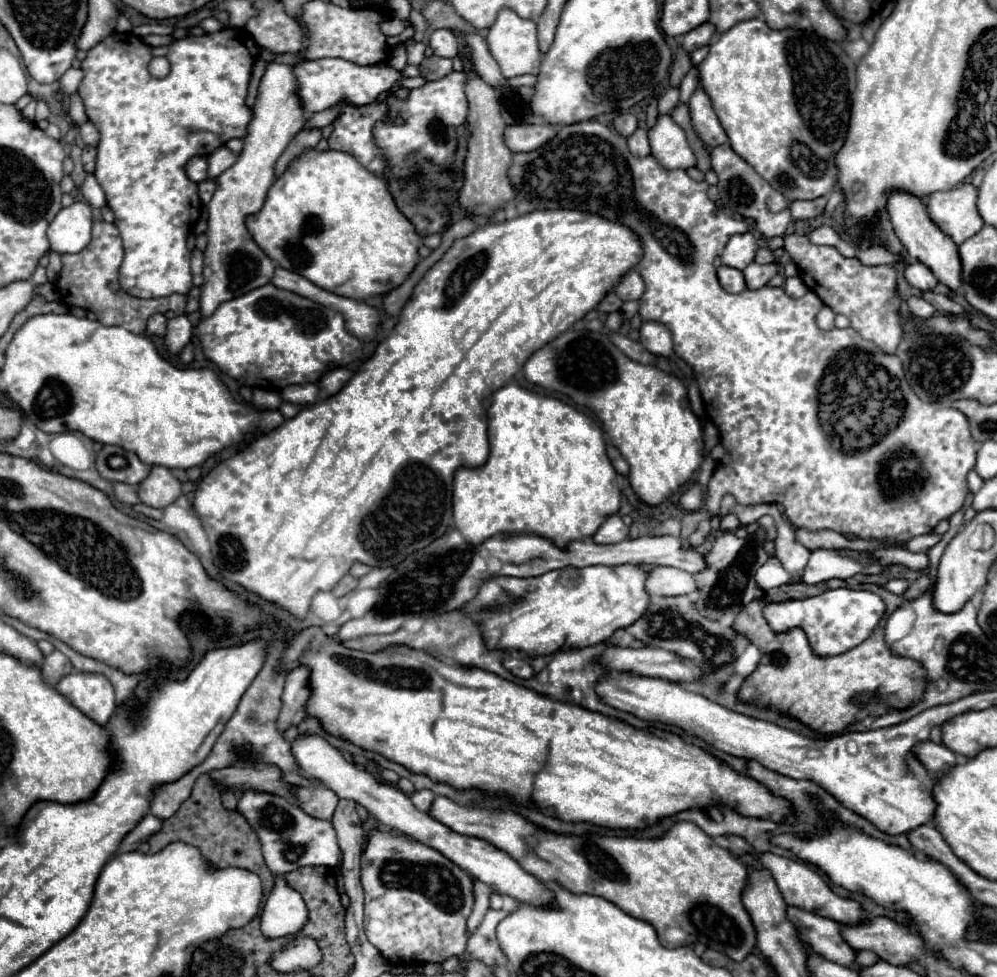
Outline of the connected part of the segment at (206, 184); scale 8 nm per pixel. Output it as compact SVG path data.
M207 179L207 181L201 181L201 183L197 183L197 191L199 191L199 197L201 197L201 201L207 205L207 203L209 203L209 199L213 197L213 193L215 193L215 181Z

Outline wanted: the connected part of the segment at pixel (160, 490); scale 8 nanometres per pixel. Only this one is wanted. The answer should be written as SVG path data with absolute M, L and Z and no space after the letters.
M153 465L149 477L145 477L139 483L139 499L145 505L165 509L181 495L181 483L179 479L161 465Z

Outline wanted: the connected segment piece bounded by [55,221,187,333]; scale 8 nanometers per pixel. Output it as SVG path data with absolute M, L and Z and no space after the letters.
M95 221L91 243L79 253L61 255L63 269L55 283L57 293L67 305L93 311L103 325L123 325L125 329L131 329L133 333L143 333L147 317L151 317L153 313L165 313L165 311L175 311L177 315L185 313L185 303L187 303L185 295L169 295L169 297L159 297L159 299L137 299L137 297L127 295L119 287L121 259L123 259L123 245L121 245L119 229L115 227L115 223Z

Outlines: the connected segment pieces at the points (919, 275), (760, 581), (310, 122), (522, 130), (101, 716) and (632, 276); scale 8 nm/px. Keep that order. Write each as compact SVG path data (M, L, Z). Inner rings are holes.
M911 263L911 265L907 265L905 279L907 279L907 283L911 287L917 287L921 291L931 291L937 285L937 277L923 263Z
M771 555L771 557L757 569L755 581L757 581L757 587L759 587L759 589L769 591L769 589L775 589L775 587L793 583L793 575L781 565L781 561L779 561L775 555Z
M337 103L337 105L333 105L333 107L325 109L325 111L319 111L319 113L309 115L307 121L305 121L305 129L313 129L313 127L323 129L323 127L327 127L329 123L333 123L333 121L337 119L337 115L339 115L339 111L341 111L343 105L345 105L345 103Z
M533 123L533 125L511 125L505 129L507 147L517 151L535 151L557 135L559 127L549 123Z
M69 673L55 685L55 689L99 725L107 725L115 711L113 685L103 673Z
M629 271L623 279L621 279L621 283L615 287L615 293L623 299L623 301L633 301L633 299L639 299L643 293L645 293L645 289L643 289L643 279L641 279L641 275L639 275L639 271Z

